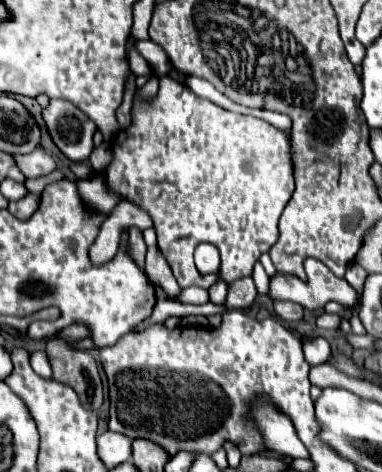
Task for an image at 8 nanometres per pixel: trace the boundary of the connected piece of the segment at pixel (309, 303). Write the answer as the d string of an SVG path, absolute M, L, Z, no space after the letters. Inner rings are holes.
M310 258L308 282L302 282L294 275L276 274L270 280L270 298L290 300L308 310L318 310L328 300L352 306L356 302L356 290L344 278L334 276L324 264Z

